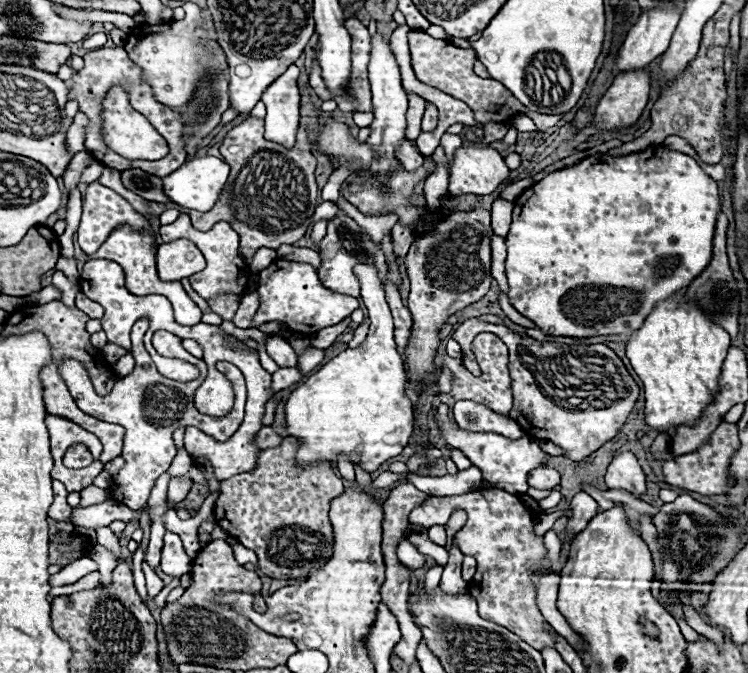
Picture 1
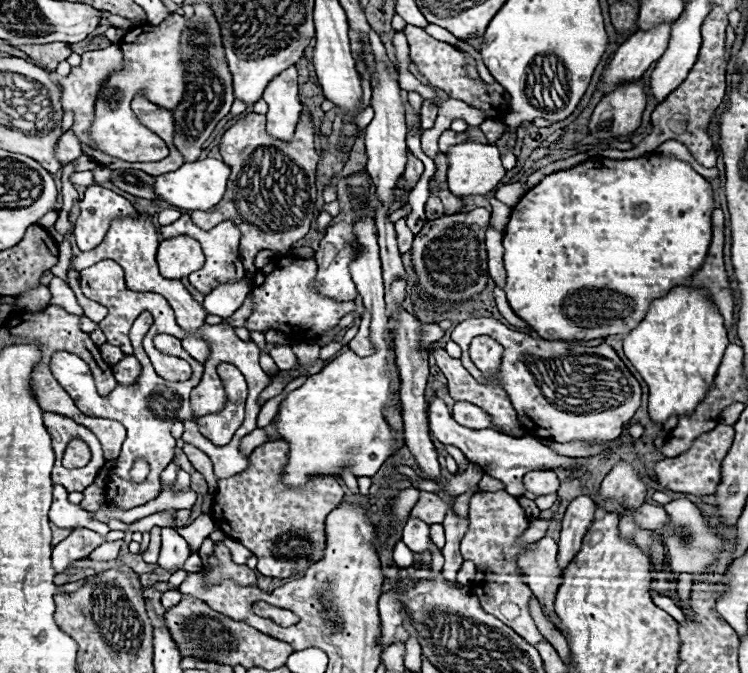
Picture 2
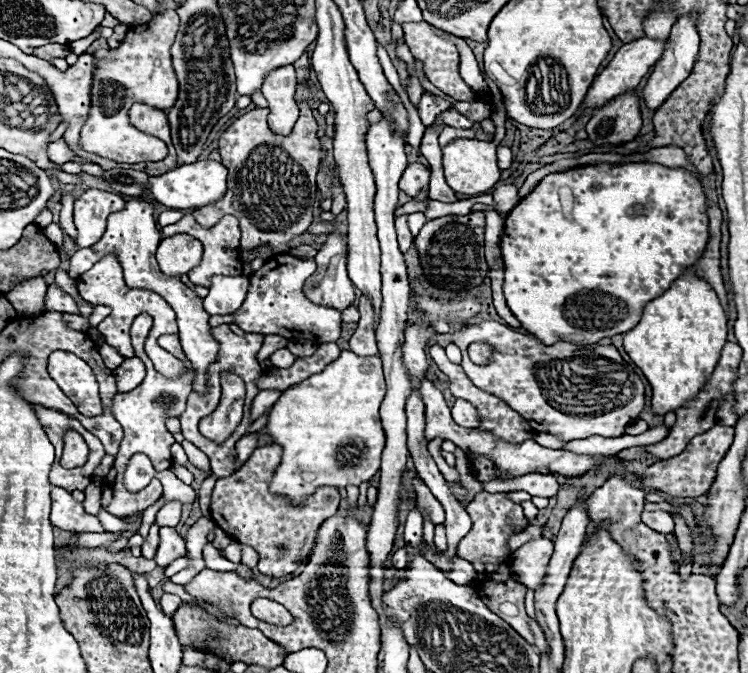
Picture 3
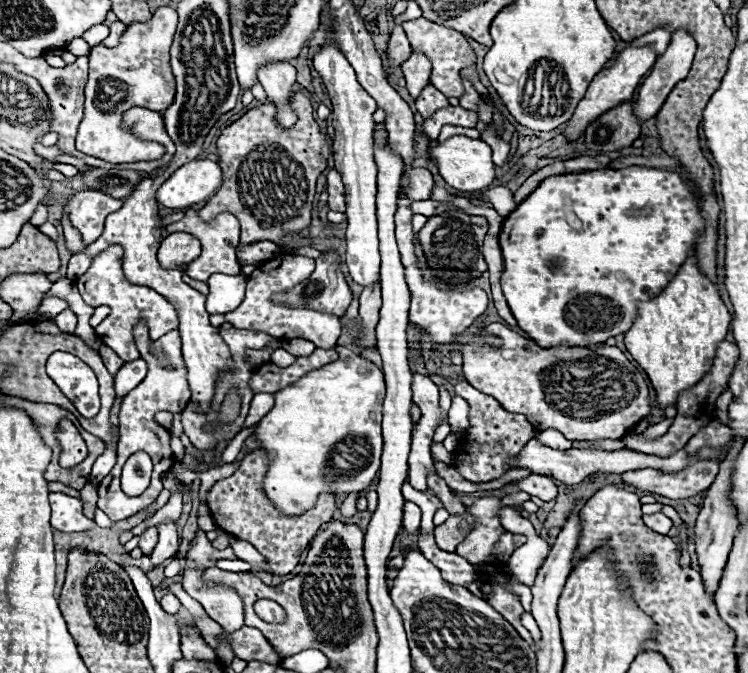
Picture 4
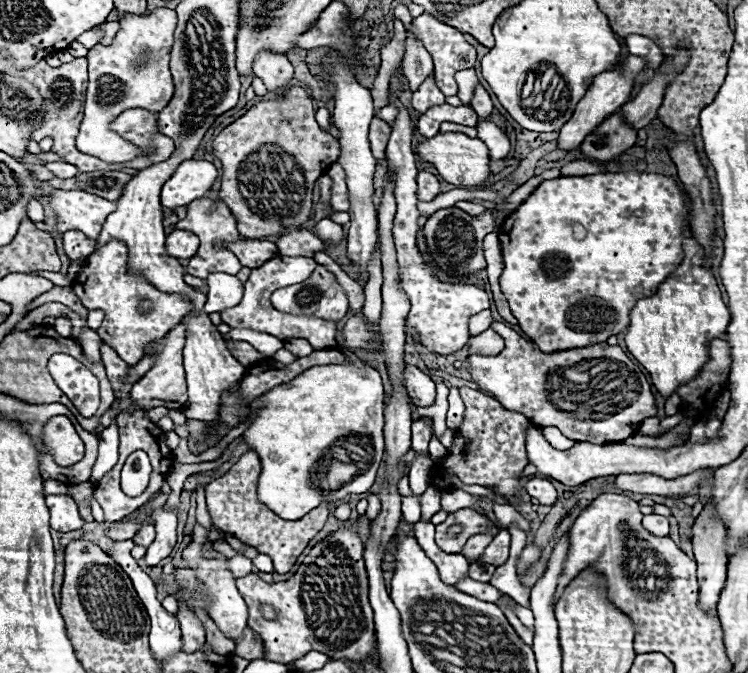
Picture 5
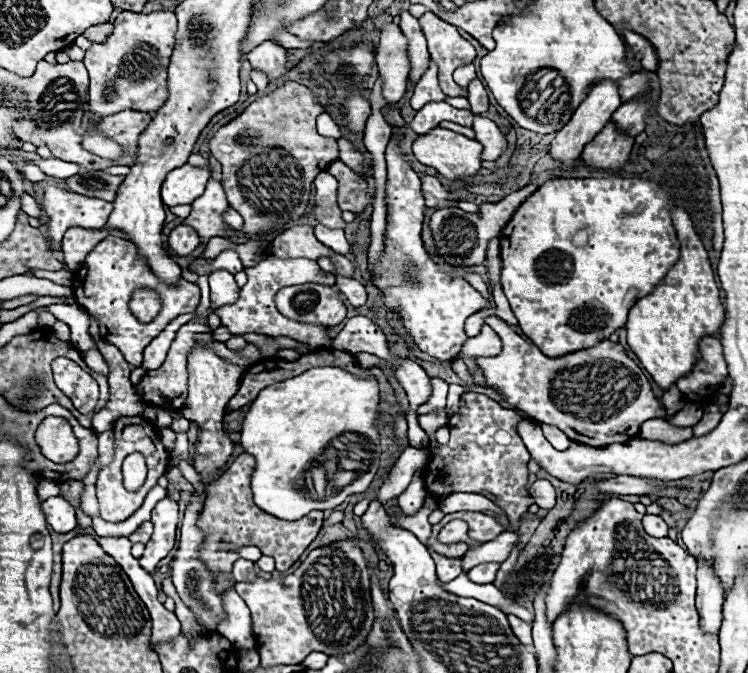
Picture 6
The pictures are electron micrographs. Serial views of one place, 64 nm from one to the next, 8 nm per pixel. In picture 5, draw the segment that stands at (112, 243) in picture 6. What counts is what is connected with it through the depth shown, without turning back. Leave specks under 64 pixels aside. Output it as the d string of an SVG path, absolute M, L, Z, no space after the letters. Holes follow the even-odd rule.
M118 240L108 242L106 246L98 248L88 256L86 270L78 274L74 280L74 290L86 308L90 310L102 308L106 312L102 326L96 330L102 342L112 346L124 362L136 364L142 358L144 344L166 336L176 326L176 322L180 322L182 316L190 310L190 304L186 304L188 300L178 294L160 292L144 278L128 274L126 262L128 262L128 248ZM144 300L152 304L152 308L146 314L138 310L140 302Z

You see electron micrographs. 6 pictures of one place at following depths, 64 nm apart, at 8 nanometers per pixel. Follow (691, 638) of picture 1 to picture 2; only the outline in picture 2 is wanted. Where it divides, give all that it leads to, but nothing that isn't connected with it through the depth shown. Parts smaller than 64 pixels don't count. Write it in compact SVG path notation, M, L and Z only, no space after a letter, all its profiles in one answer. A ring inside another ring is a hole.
M657 592L653 593L652 600L659 608L670 614L678 623L684 624L685 617L681 609L678 608L673 600L666 596L659 596Z

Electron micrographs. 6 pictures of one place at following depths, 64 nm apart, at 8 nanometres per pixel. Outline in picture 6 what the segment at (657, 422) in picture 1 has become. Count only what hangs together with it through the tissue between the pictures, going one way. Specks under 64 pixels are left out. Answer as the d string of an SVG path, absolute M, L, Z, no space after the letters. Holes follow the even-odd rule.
M674 208L672 214L682 256L664 276L664 284L660 282L652 294L632 306L626 322L630 350L638 356L642 366L662 390L668 390L678 378L692 372L700 360L700 340L716 336L726 320L708 252L692 226L688 212Z

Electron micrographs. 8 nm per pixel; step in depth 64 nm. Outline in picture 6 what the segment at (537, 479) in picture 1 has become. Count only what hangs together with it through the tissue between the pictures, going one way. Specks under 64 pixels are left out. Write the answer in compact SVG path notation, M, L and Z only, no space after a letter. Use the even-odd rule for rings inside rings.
M536 480L530 484L528 488L530 496L534 498L534 502L540 506L540 508L546 508L550 510L554 504L556 504L556 492L554 492L554 486L548 482L548 480Z

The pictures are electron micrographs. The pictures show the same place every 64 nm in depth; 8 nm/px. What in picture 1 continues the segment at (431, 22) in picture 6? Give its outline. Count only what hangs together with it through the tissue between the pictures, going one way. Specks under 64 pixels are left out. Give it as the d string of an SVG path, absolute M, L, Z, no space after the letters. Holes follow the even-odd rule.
M412 30L408 34L408 42L410 42L410 56L412 56L412 68L414 68L416 78L420 82L436 88L436 90L442 90L444 94L450 94L456 100L466 102L472 108L474 118L476 118L476 122L480 126L486 126L490 122L506 124L506 122L510 122L510 118L514 118L518 114L530 116L538 124L540 130L548 130L548 128L552 128L552 126L556 126L560 122L560 118L562 118L560 114L530 112L500 82L484 80L484 78L476 76L474 74L476 54L474 54L472 48L458 48L448 40L434 40L432 36L428 36L422 30Z

